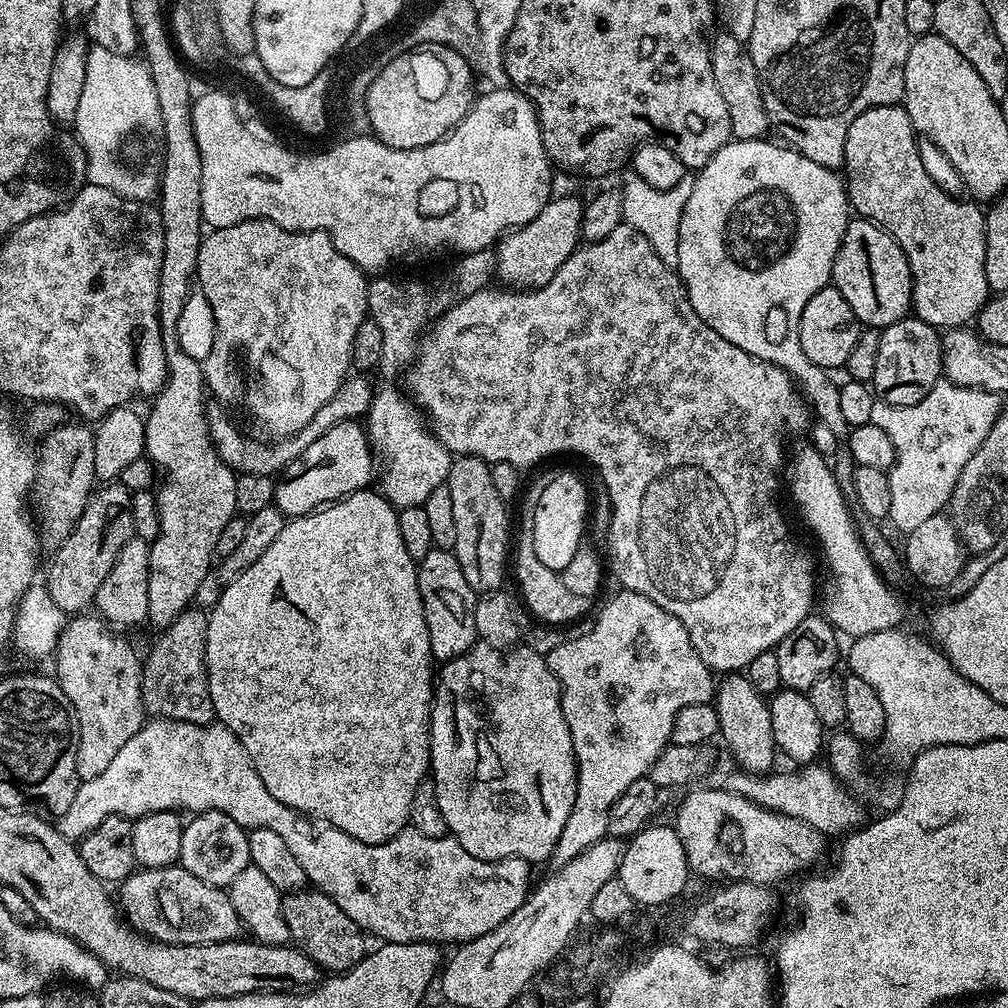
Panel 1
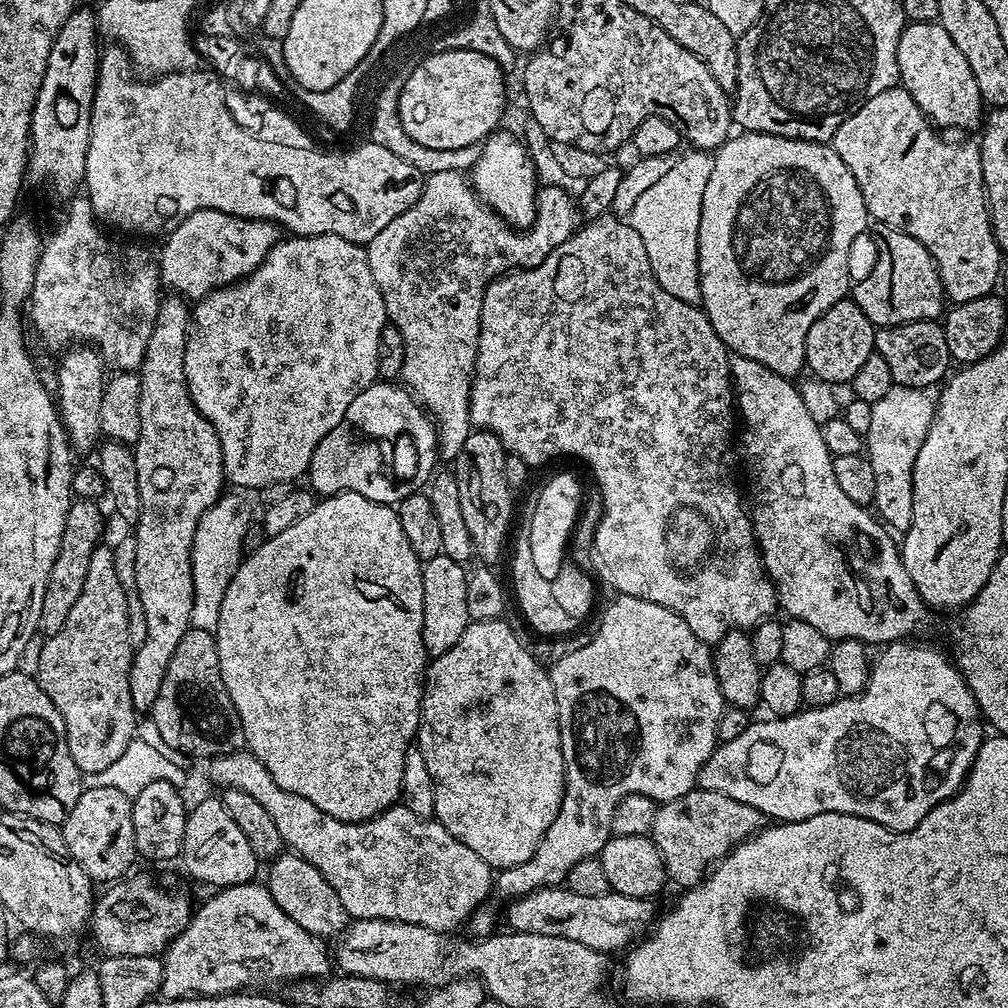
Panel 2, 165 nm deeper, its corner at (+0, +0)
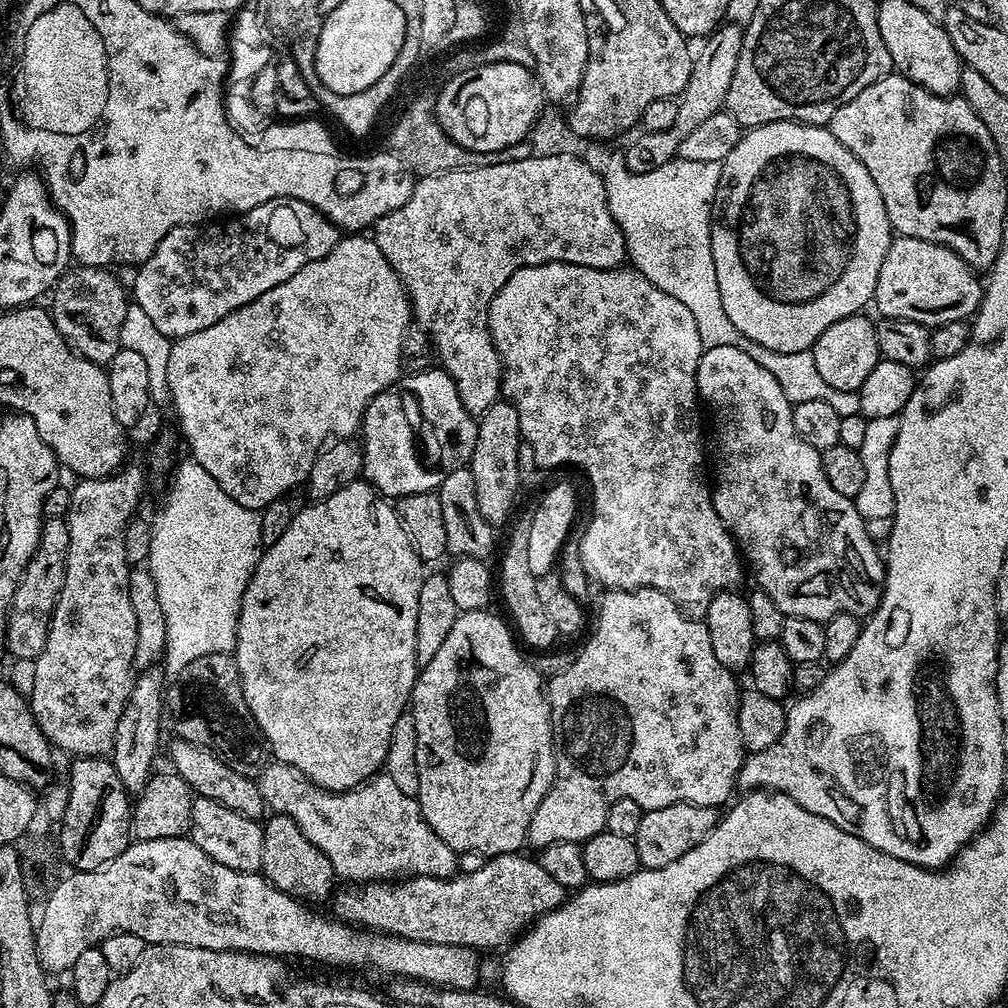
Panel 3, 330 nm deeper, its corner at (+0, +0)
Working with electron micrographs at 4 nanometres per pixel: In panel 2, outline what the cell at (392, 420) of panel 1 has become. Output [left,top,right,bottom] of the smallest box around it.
[367,170,578,462]

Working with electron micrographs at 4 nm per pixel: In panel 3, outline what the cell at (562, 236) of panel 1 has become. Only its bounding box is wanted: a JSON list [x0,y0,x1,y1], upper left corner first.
[622,22,744,172]

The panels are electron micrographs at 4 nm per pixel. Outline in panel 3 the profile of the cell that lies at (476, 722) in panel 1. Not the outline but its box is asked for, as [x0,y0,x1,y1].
[410,610,556,858]

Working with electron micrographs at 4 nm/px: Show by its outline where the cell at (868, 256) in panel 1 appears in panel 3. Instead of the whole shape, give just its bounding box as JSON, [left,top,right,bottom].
[874,235,984,330]

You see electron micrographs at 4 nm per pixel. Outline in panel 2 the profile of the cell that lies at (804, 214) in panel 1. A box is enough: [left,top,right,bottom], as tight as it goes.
[698,132,870,378]

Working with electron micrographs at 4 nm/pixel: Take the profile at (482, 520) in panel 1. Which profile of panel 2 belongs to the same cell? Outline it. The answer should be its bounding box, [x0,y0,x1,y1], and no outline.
[454,430,514,566]

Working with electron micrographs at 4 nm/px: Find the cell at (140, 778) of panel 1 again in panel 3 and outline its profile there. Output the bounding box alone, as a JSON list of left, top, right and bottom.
[258,762,458,886]

